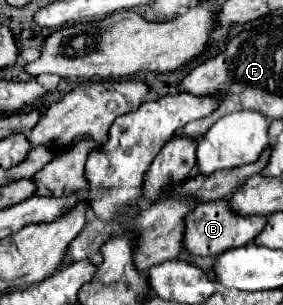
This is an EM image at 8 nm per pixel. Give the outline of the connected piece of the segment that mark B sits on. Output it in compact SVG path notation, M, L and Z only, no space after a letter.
M228 198L224 200L212 200L202 202L196 206L196 210L186 220L186 232L184 232L184 246L186 252L196 256L218 256L230 248L240 248L254 240L266 226L266 216L242 216L230 208Z

